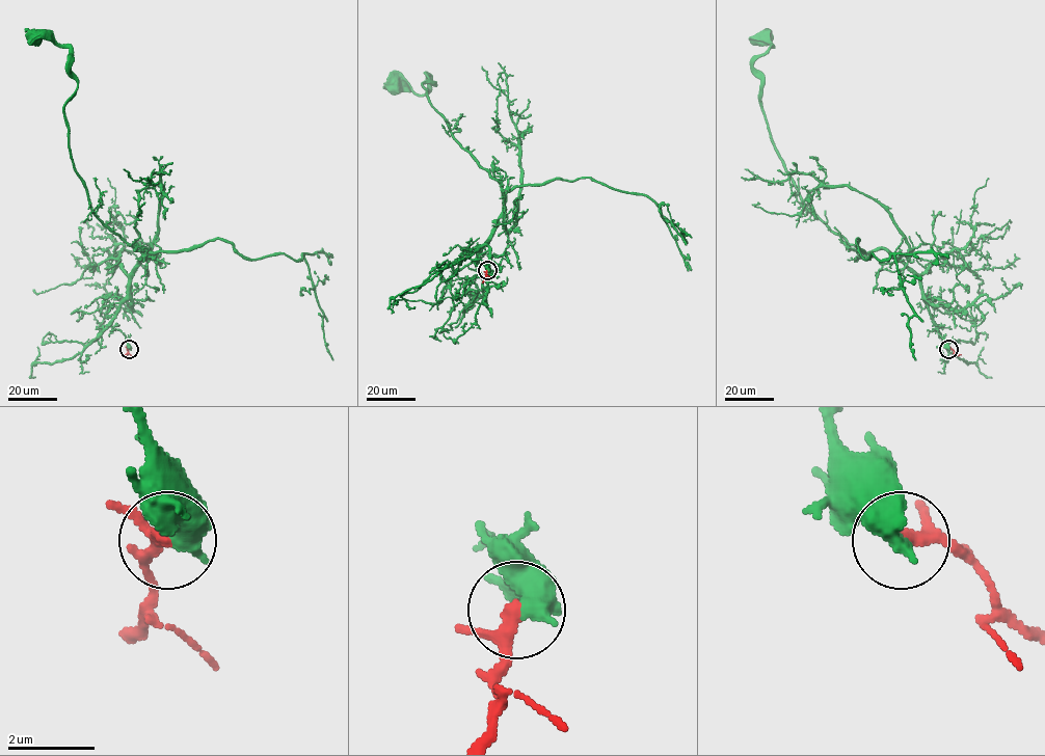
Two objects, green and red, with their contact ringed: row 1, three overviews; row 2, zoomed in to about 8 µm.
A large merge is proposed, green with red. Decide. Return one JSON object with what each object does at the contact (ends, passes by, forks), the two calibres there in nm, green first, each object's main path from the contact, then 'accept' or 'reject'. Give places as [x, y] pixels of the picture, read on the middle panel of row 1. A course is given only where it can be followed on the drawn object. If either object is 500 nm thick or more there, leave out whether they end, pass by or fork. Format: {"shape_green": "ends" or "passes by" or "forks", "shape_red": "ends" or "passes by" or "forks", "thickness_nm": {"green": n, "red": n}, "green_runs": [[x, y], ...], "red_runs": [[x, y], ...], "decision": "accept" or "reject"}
{"thickness_nm": {"green": 650, "red": 240}, "green_runs": [[487, 270], [470, 257], [497, 225], [500, 184], [429, 102], [429, 75], [424, 95], [395, 84]], "red_runs": [[487, 270], [482, 282]], "decision": "accept"}

